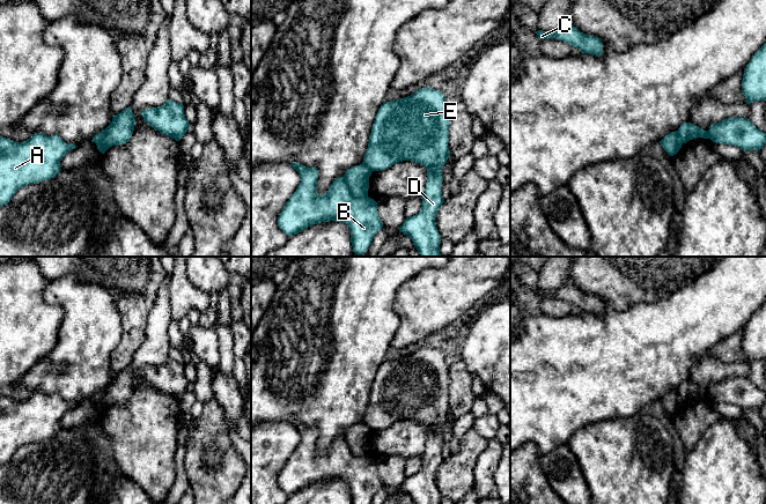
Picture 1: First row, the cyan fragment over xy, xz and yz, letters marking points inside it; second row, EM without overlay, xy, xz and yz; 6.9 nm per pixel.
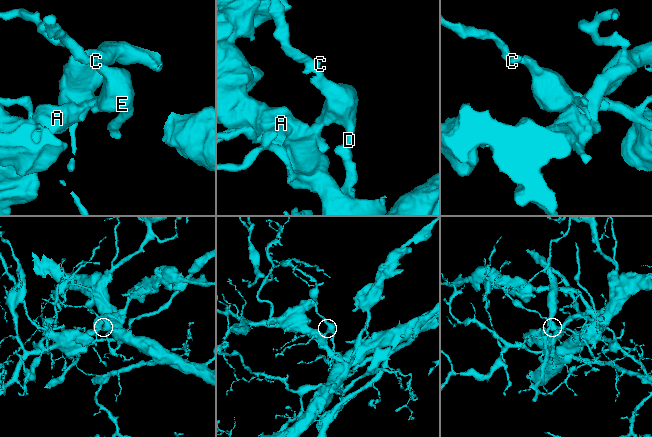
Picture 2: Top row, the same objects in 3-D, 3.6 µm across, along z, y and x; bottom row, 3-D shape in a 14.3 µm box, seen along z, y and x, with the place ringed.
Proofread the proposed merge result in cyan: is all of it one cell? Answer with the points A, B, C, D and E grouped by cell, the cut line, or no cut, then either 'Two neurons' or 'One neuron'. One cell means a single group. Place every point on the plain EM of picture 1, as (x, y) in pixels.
Groups: A B / C D E. Split along xy (108, 386), (104, 397), (96, 402). Two neurons

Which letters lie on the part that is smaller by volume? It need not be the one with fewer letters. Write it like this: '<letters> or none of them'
C, D, E

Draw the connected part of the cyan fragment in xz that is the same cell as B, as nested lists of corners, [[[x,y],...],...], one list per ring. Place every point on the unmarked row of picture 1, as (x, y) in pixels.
[[[297,421],[290,424],[300,432],[301,442],[278,476],[278,484],[286,494],[296,494],[317,482],[337,480],[346,482],[349,487],[352,504],[371,503],[375,494],[383,487],[377,470],[377,461],[368,455],[371,429],[363,423],[355,424],[348,428],[343,436],[336,437],[329,450],[321,454],[317,452],[317,427],[305,427]]]

